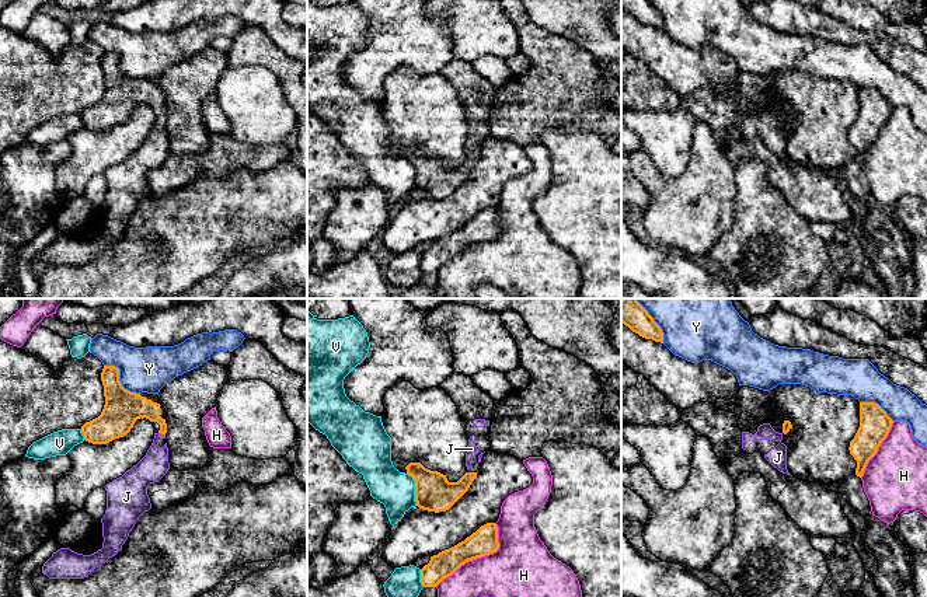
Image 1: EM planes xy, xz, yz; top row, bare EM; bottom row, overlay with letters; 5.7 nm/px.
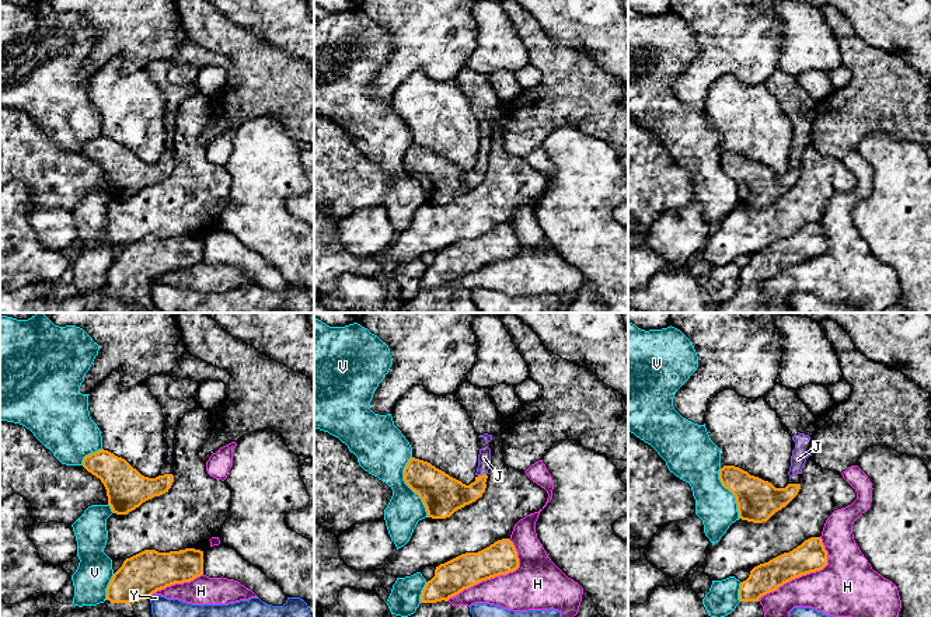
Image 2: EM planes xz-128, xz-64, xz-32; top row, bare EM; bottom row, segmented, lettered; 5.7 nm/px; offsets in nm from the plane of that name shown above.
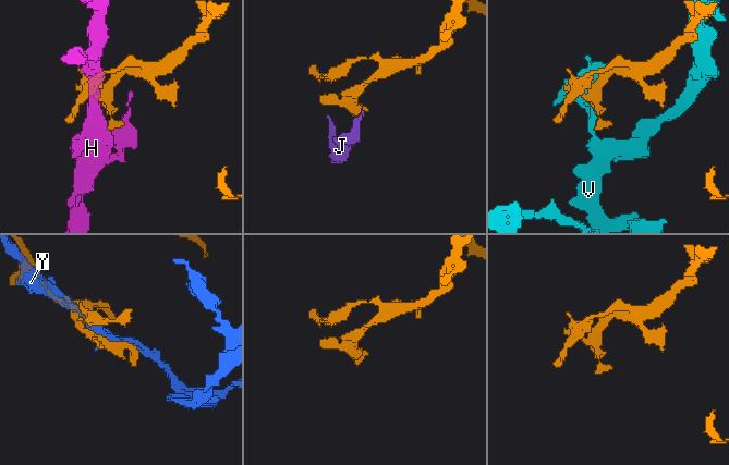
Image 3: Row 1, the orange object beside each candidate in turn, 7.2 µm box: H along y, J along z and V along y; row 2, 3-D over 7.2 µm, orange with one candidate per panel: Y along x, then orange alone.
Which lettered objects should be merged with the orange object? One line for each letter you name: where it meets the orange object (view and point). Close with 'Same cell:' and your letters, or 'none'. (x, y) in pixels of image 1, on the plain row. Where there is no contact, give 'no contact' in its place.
J: meets orange in xy at (161, 119)
Same cell: J

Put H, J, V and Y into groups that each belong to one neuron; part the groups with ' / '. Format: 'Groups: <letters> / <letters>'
Groups: H / J / V / Y

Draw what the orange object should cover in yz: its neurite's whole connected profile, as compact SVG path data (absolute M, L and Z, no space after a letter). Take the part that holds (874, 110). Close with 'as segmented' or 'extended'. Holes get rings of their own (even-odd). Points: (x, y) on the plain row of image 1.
M860 88L860 114L850 128L850 140L857 147L855 161L862 163L868 147L886 125L893 107L875 88Z | as segmented

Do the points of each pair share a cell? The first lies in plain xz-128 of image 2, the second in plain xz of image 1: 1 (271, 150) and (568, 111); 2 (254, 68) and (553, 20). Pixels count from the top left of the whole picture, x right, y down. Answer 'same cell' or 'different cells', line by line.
1: different cells
2: different cells

